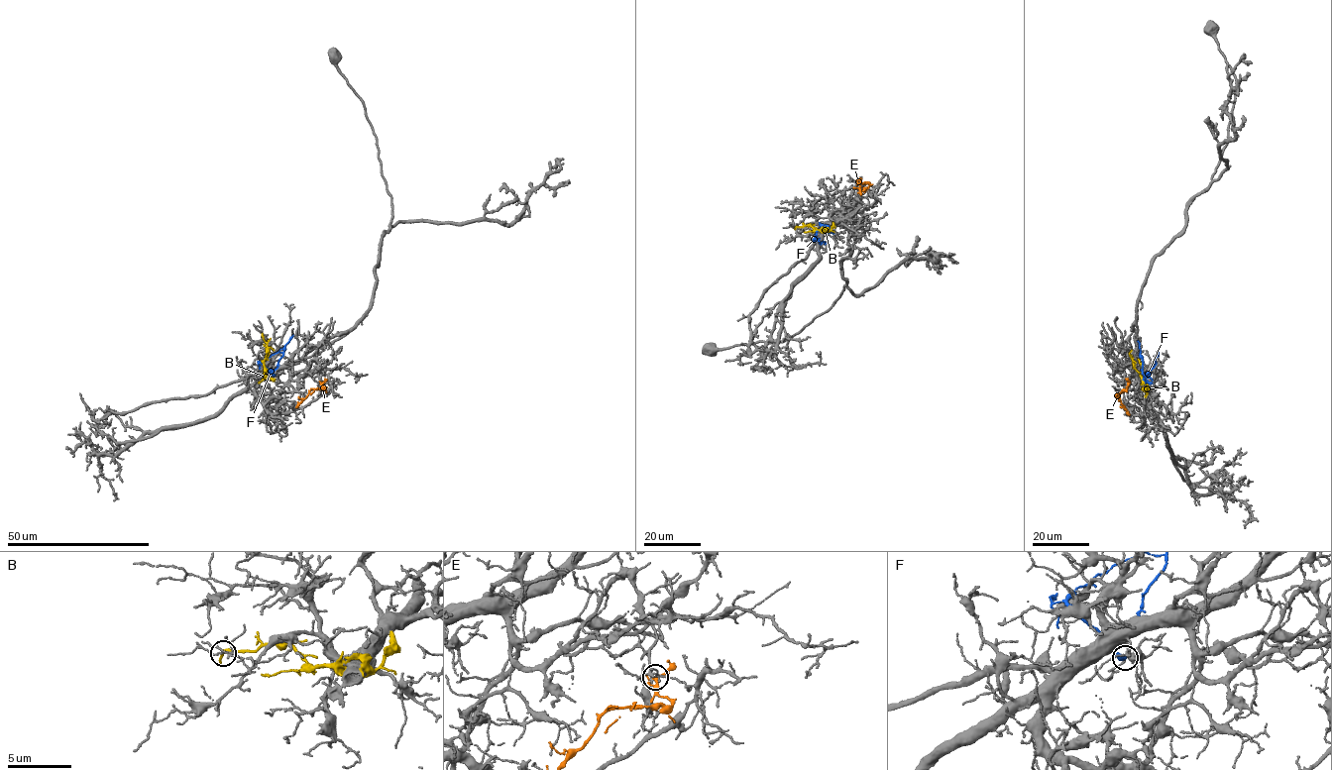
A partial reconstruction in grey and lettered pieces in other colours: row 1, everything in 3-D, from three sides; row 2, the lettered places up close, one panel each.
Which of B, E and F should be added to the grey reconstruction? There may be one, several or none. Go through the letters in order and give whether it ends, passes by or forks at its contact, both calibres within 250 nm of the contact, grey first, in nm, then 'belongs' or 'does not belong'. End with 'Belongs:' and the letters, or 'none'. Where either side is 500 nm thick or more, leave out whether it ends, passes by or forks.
B: it ends | 100/260 nm | does not belong
E: it forks | 190/140 nm | does not belong
F: it ends | 280/400 nm | does not belong
Belongs: none

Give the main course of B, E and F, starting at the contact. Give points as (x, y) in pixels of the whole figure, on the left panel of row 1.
B: (262, 335), (267, 344), (264, 362), (267, 376), (258, 383)
E: (322, 382), (324, 389), (312, 389), (295, 407)
F: (275, 375), (262, 363), (278, 352), (283, 352)

